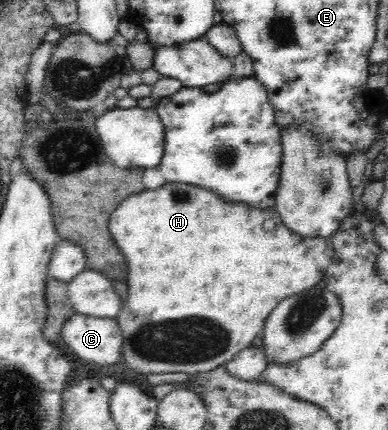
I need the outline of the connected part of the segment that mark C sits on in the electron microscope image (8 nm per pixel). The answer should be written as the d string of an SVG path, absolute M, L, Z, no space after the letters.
M74 312L64 320L59 335L68 350L86 362L112 364L118 361L122 353L122 331L113 319Z

